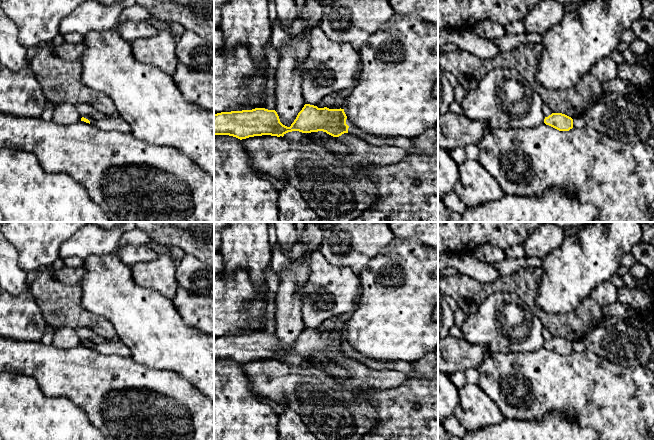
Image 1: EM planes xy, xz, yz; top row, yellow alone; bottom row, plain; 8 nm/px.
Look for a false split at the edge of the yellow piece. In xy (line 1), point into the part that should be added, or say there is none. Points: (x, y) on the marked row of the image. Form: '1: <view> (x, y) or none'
1: none

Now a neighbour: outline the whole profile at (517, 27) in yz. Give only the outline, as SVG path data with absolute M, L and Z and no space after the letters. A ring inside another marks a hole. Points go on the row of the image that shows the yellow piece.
M516 20L507 23L504 26L506 33L513 35L522 35L526 33L525 24L523 20Z

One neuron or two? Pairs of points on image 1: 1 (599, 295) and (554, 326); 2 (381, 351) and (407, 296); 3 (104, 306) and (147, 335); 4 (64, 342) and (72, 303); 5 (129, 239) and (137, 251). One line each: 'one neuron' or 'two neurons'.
1: two neurons
2: one neuron
3: one neuron
4: two neurons
5: two neurons

